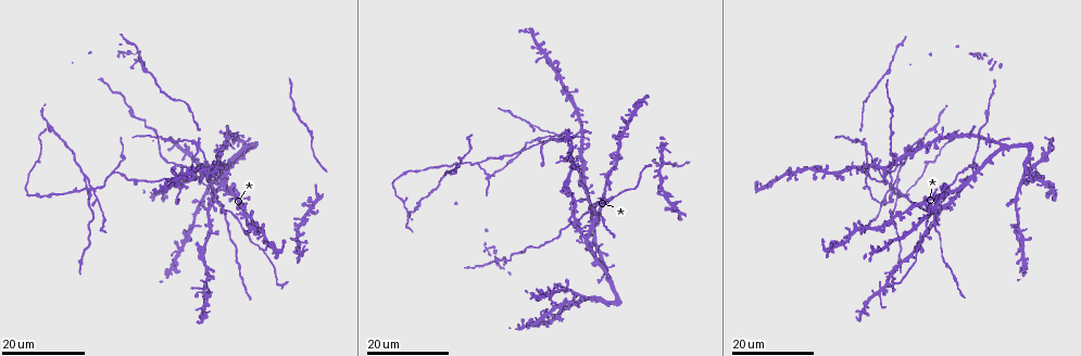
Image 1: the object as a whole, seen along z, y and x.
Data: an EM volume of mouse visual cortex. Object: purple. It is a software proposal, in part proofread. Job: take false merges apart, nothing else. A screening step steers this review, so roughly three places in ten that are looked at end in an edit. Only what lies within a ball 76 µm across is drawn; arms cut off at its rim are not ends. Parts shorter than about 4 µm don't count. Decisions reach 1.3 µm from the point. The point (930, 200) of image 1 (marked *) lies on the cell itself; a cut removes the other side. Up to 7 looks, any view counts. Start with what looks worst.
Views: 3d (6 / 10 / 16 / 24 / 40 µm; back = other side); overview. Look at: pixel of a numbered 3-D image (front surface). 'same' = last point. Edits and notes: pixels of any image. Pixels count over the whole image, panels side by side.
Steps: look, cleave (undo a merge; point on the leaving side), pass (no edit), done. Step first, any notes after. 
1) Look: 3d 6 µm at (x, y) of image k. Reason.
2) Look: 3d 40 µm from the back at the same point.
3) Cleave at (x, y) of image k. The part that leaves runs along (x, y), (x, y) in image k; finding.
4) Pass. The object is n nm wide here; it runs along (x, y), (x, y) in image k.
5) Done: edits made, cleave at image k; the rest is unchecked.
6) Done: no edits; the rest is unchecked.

Look: 3d 16 µm at (589, 211) of image 1. Three arms meet.

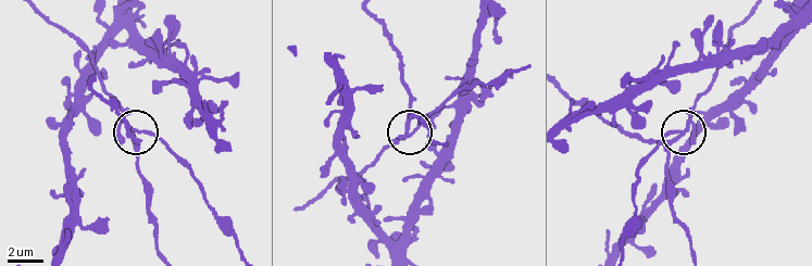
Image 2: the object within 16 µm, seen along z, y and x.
Look: 3d 6 µm at (411, 131) of image 2.

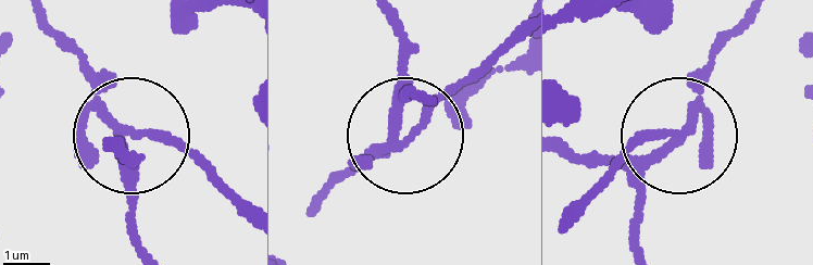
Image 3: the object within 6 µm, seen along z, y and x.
Cleave at (167, 138) of image 3. The part that leaves runs along (127, 129), (171, 141), (240, 211) in image 3; a second cell is stuck on.

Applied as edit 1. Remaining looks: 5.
Look: overview. Redraw.

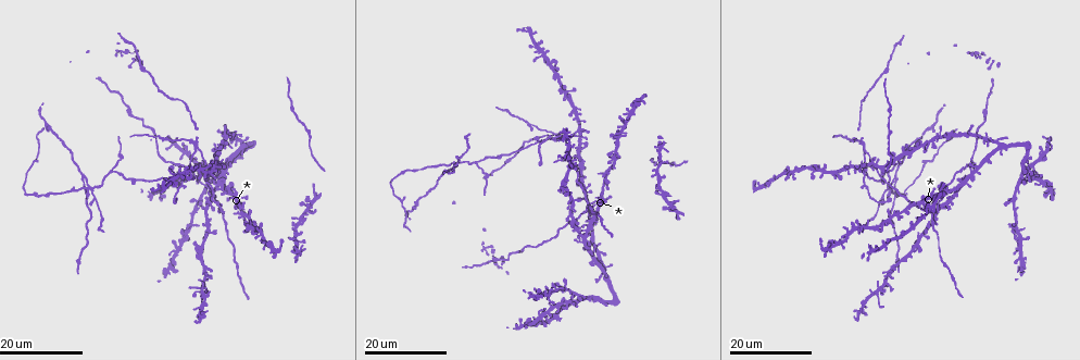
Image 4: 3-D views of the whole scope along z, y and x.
Look: 3d 24 µm at (208, 189) of image 4. Three arms meet.

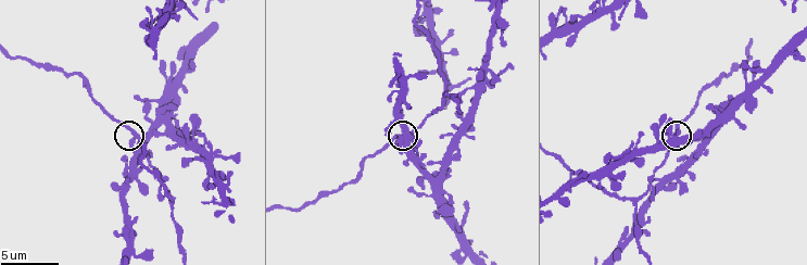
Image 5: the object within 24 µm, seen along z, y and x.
Look: 3d 6 µm at (138, 135) of image 5.

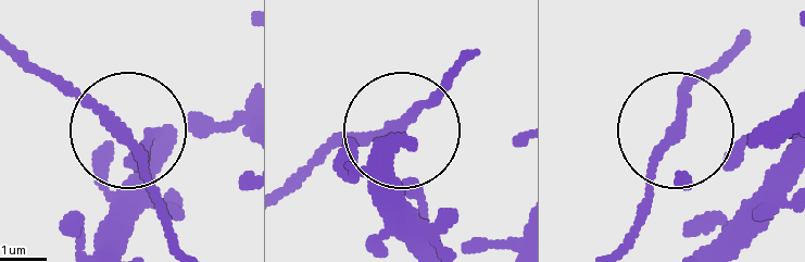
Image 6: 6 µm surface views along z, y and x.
Look: 3d 6 µm from the back at (678, 133) of image 6. From behind.

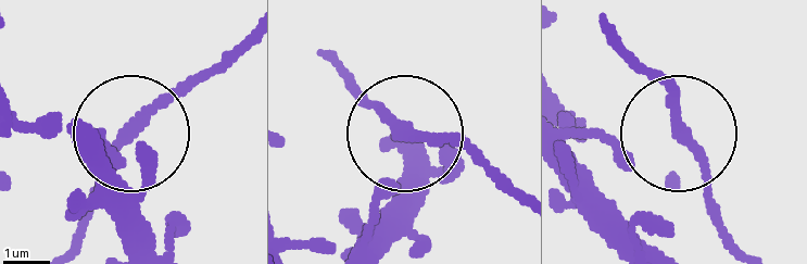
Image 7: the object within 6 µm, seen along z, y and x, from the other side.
Pass. 3 arms meet here; it runs along (291, 241), (357, 241), (407, 136), (454, 140), (486, 167) in image 7; all the same cell.

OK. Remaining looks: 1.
Done: edits made, cleave at image 3; the rest is unchecked.

